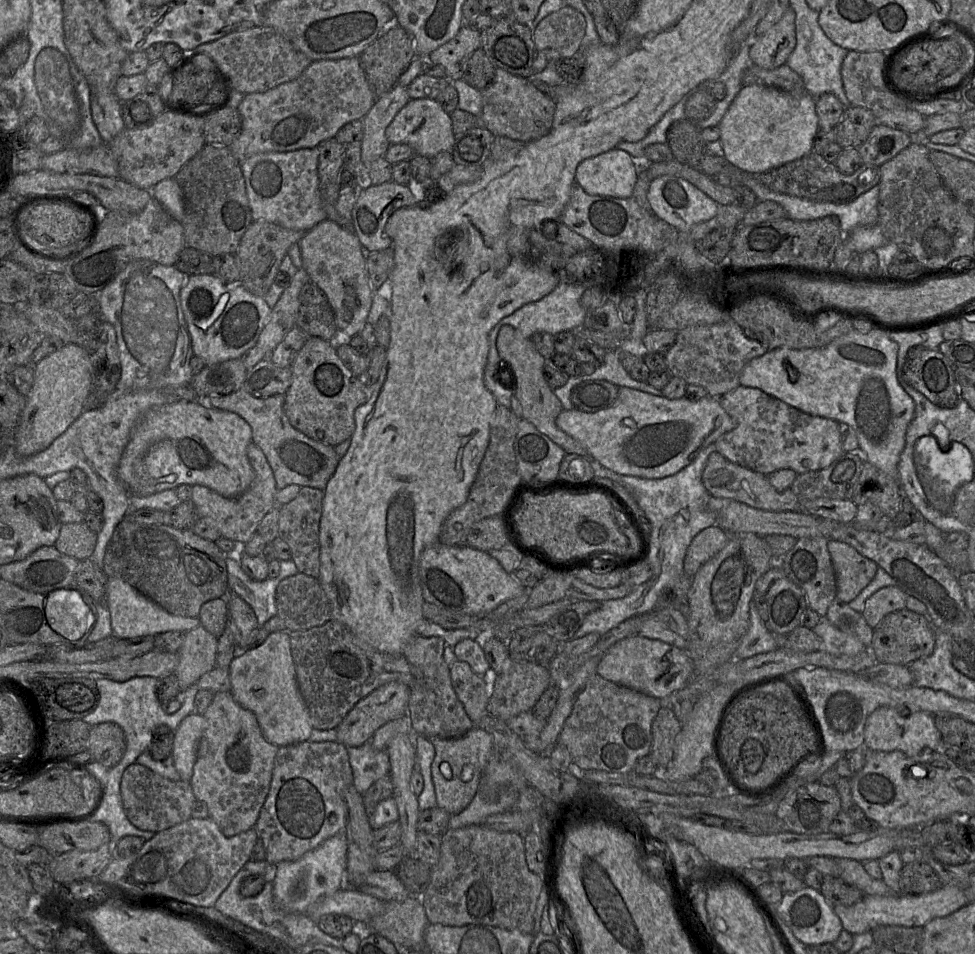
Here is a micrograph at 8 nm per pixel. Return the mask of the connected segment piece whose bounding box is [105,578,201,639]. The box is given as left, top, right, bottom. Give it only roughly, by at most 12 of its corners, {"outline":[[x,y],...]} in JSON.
{"outline":[[119,578],[105,604],[117,639],[187,632],[198,617],[170,614]]}

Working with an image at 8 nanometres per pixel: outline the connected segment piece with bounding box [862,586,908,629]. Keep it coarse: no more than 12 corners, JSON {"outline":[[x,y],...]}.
{"outline":[[896,586],[877,590],[862,613],[875,629],[886,615],[906,608]]}

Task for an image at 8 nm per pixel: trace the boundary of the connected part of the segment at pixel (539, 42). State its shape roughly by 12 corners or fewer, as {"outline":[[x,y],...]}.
{"outline":[[565,5],[532,33],[548,62],[573,57],[586,20]]}

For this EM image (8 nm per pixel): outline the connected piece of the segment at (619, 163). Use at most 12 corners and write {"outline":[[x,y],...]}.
{"outline":[[615,147],[580,162],[590,195],[631,198],[639,163]]}

